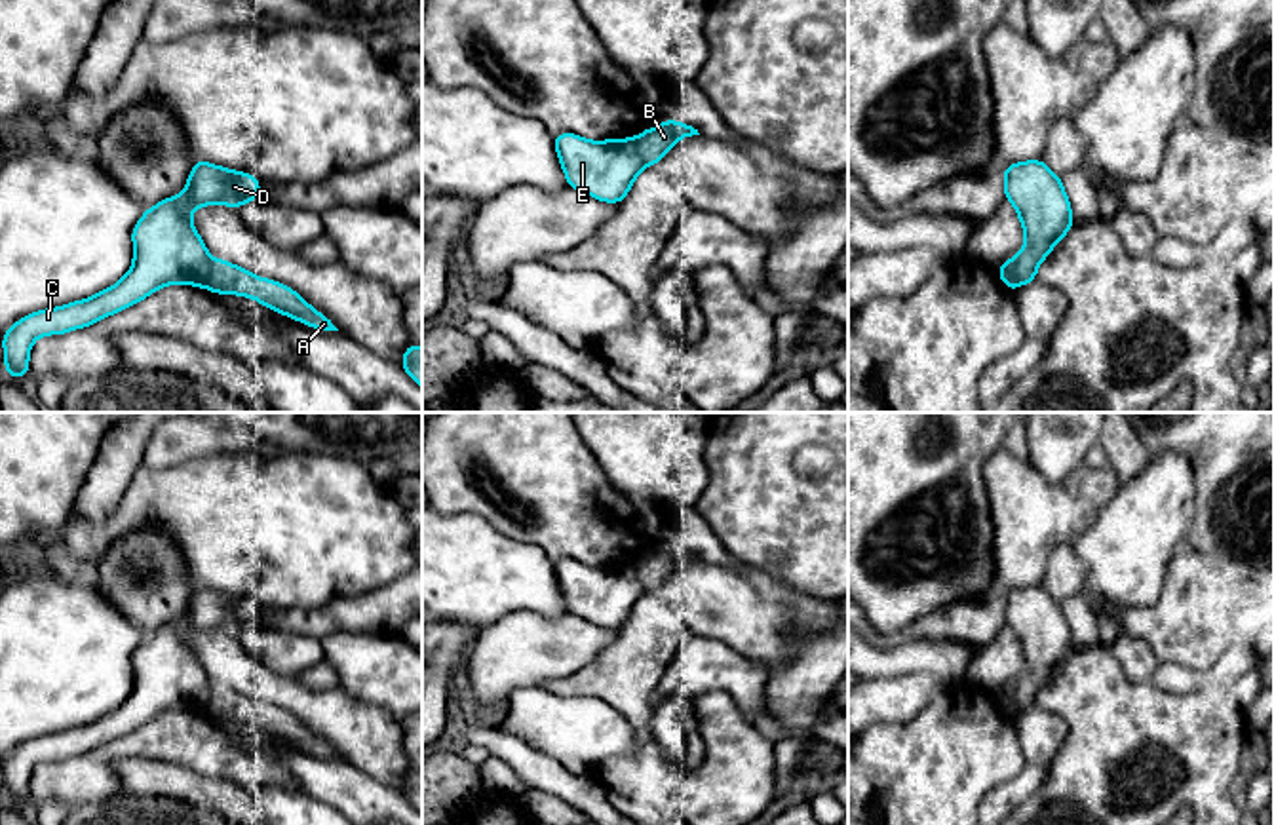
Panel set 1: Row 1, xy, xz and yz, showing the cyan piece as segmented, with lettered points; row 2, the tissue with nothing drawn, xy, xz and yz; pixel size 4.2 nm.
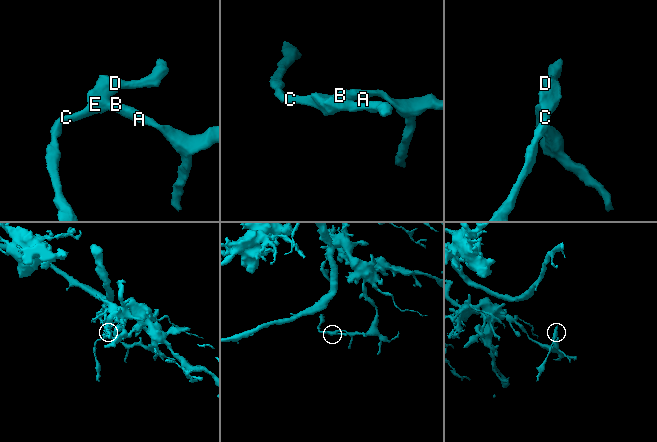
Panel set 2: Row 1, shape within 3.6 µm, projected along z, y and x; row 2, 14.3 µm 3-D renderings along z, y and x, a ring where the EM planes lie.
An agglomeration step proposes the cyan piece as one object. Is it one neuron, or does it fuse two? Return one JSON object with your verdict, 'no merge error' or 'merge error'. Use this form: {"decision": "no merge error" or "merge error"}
{"decision": "merge error"}

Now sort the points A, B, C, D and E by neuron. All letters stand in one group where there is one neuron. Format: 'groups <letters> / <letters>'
groups A B / C D E

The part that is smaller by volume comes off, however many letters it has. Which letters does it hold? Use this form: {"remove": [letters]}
{"remove": ["C", "D", "E"]}

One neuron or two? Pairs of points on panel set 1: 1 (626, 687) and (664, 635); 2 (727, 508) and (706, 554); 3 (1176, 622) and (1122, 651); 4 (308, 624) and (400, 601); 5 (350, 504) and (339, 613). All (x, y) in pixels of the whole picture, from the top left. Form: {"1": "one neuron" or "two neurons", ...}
{"1": "one neuron", "2": "two neurons", "3": "two neurons", "4": "one neuron", "5": "two neurons"}

